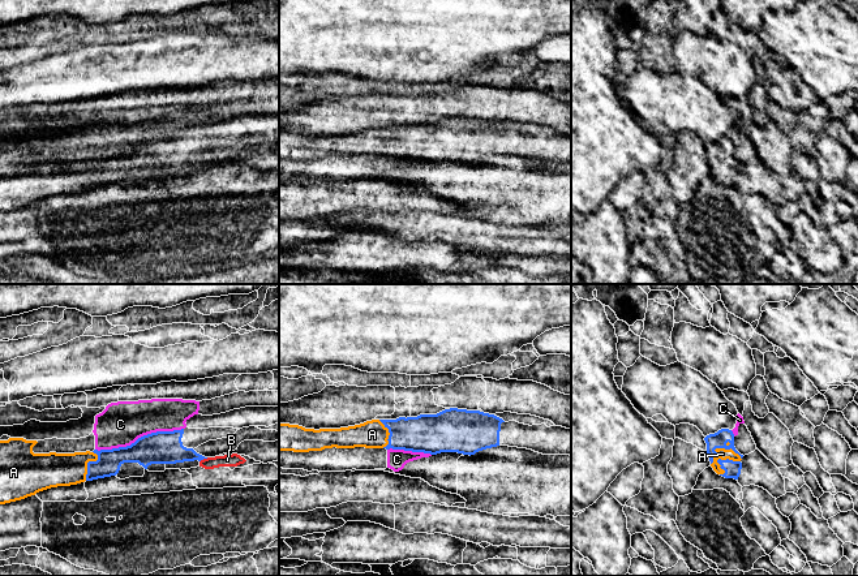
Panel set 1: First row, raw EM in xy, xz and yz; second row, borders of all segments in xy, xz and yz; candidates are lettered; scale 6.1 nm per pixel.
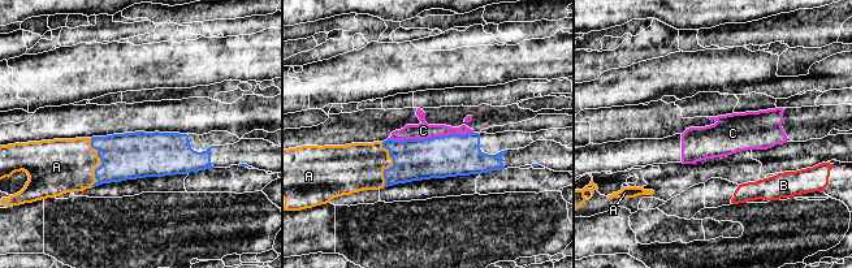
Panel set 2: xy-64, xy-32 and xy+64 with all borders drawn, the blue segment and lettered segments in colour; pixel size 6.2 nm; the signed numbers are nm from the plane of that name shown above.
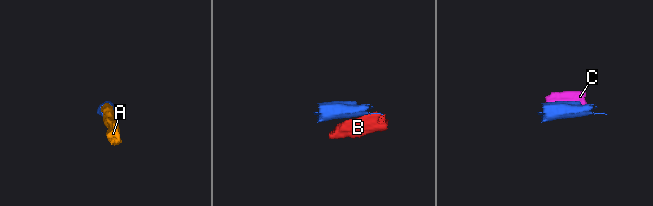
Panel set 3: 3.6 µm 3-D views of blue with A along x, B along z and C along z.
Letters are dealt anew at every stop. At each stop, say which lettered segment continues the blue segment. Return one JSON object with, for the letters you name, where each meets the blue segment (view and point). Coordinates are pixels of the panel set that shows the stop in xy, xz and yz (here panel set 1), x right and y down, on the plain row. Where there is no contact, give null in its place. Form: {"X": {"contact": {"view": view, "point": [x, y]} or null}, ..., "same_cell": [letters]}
{"A": {"contact": {"view": "yz", "point": [726, 167]}}, "same_cell": ["A"]}

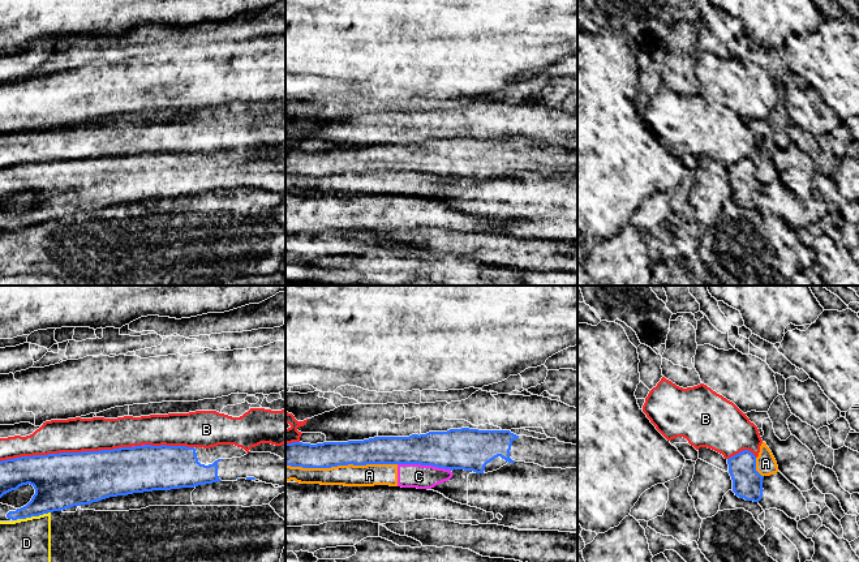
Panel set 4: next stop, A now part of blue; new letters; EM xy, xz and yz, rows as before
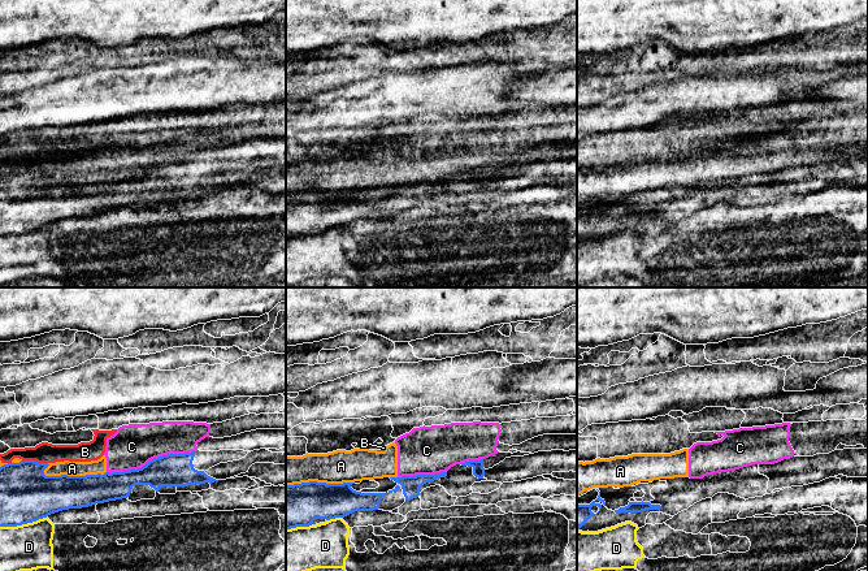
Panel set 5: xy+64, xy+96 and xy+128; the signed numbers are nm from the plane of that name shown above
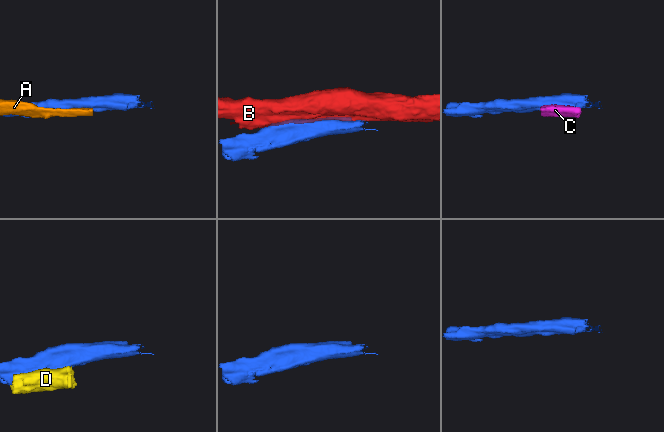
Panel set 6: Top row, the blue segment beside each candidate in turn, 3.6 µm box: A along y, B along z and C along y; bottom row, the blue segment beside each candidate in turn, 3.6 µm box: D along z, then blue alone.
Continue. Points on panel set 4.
{"same_cell": []}

